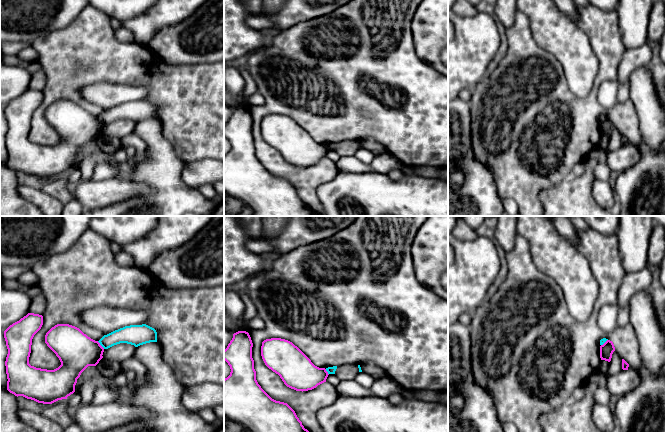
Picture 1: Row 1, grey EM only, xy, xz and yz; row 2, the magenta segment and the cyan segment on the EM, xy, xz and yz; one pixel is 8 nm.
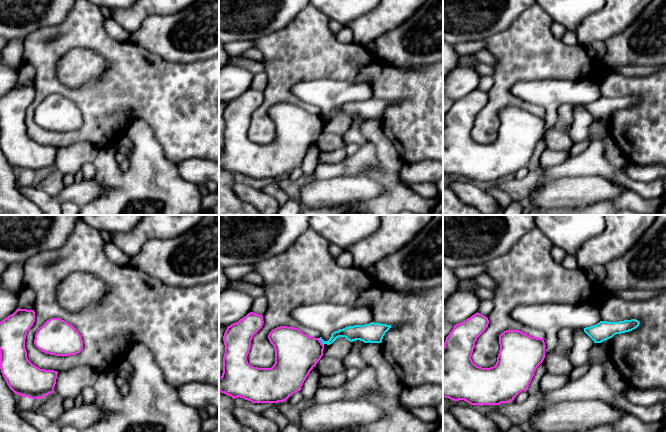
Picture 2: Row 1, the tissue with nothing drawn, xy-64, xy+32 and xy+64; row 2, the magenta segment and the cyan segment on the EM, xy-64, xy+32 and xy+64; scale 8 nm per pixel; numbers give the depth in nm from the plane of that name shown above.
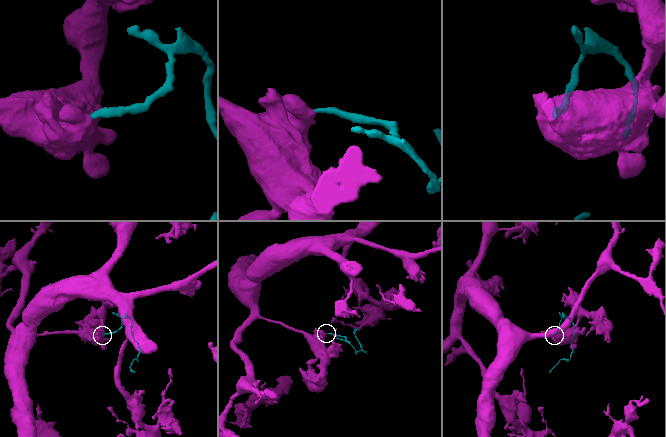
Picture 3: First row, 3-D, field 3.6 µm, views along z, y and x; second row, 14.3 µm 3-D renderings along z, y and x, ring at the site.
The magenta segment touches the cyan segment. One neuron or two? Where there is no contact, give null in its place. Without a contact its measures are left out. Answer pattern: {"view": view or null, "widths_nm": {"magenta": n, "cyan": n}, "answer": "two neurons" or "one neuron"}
{"view": "xy", "widths_nm": {"magenta": 300, "cyan": 140}, "answer": "two neurons"}

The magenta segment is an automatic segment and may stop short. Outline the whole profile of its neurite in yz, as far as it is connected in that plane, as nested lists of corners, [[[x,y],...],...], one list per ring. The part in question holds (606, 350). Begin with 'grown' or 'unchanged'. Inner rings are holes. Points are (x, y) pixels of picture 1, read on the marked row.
unchanged; [[[607,340],[603,345],[600,346],[600,358],[610,362],[612,354],[615,351],[615,347],[612,341]]]

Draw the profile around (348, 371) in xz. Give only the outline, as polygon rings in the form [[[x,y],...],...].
[[[345,364],[337,366],[335,375],[339,380],[354,380],[355,376],[359,373],[357,364]]]

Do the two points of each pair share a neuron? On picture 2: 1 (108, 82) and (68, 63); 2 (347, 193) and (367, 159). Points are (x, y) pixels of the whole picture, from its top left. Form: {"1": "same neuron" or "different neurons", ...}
{"1": "different neurons", "2": "different neurons"}

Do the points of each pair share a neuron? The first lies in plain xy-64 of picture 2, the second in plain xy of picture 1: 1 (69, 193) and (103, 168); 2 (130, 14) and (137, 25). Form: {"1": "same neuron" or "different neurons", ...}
{"1": "different neurons", "2": "same neuron"}

